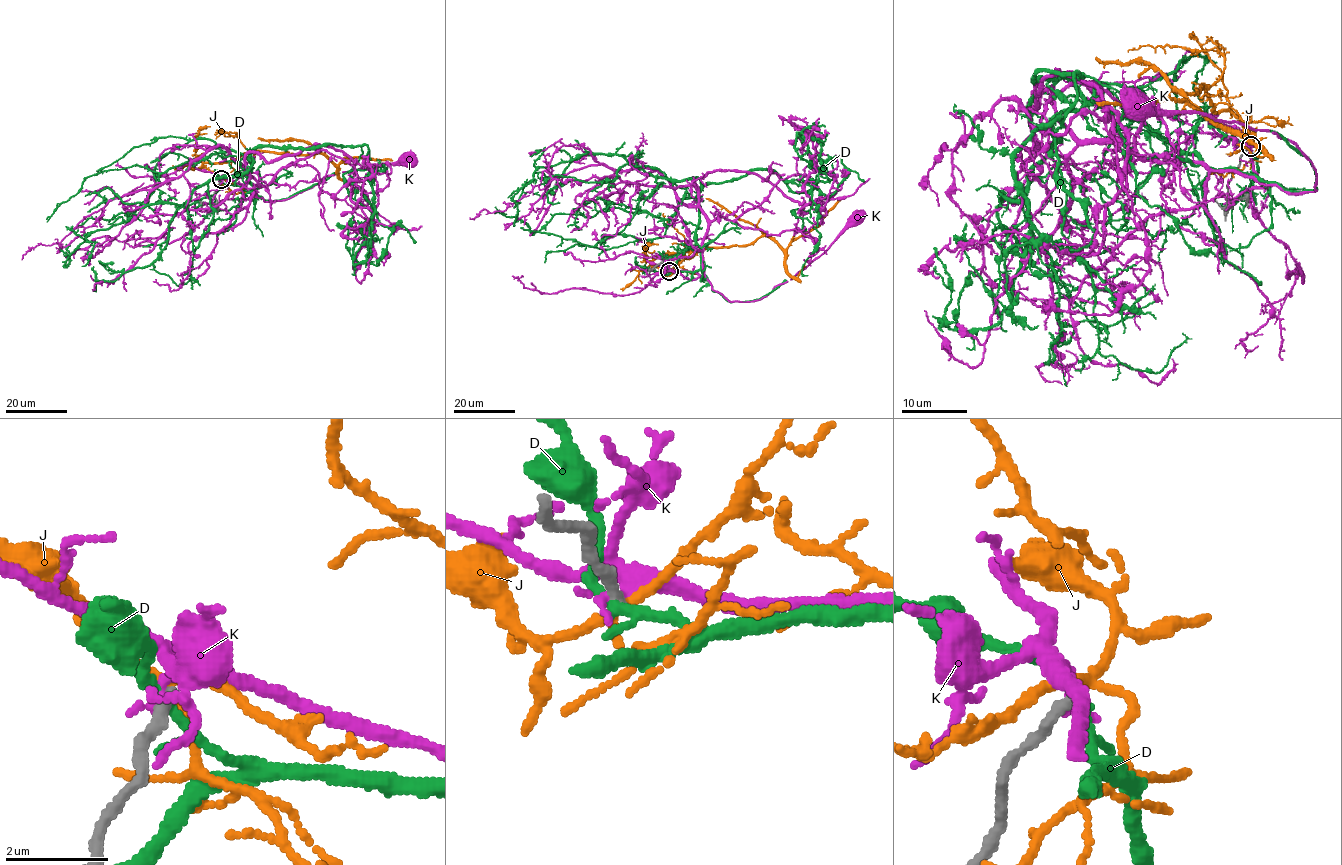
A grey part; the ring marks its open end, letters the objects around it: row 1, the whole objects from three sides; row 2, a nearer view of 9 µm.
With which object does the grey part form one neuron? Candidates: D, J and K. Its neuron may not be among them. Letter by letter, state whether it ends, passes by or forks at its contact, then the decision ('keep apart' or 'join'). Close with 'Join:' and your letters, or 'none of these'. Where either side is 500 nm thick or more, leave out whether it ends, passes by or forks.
D: it forks there; keep apart
J: it forks there; keep apart
K: it ends there; keep apart
Join: none of these

